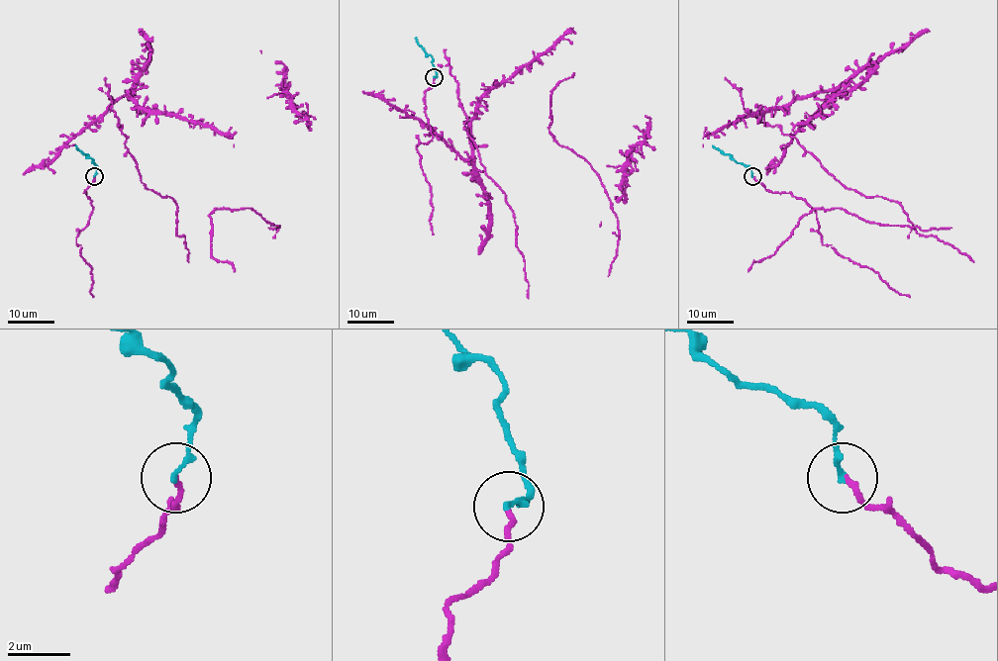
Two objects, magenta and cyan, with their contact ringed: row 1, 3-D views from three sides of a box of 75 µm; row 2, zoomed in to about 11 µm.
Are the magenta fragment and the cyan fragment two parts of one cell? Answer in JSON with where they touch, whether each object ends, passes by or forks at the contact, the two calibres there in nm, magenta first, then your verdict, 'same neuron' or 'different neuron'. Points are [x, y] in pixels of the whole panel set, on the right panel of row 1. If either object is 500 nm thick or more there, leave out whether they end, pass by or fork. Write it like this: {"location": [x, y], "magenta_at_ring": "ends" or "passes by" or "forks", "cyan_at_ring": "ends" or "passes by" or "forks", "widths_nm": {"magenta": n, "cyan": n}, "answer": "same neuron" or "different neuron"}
{"location": [752, 176], "magenta_at_ring": "ends", "cyan_at_ring": "ends", "widths_nm": {"magenta": 160, "cyan": 180}, "answer": "same neuron"}

